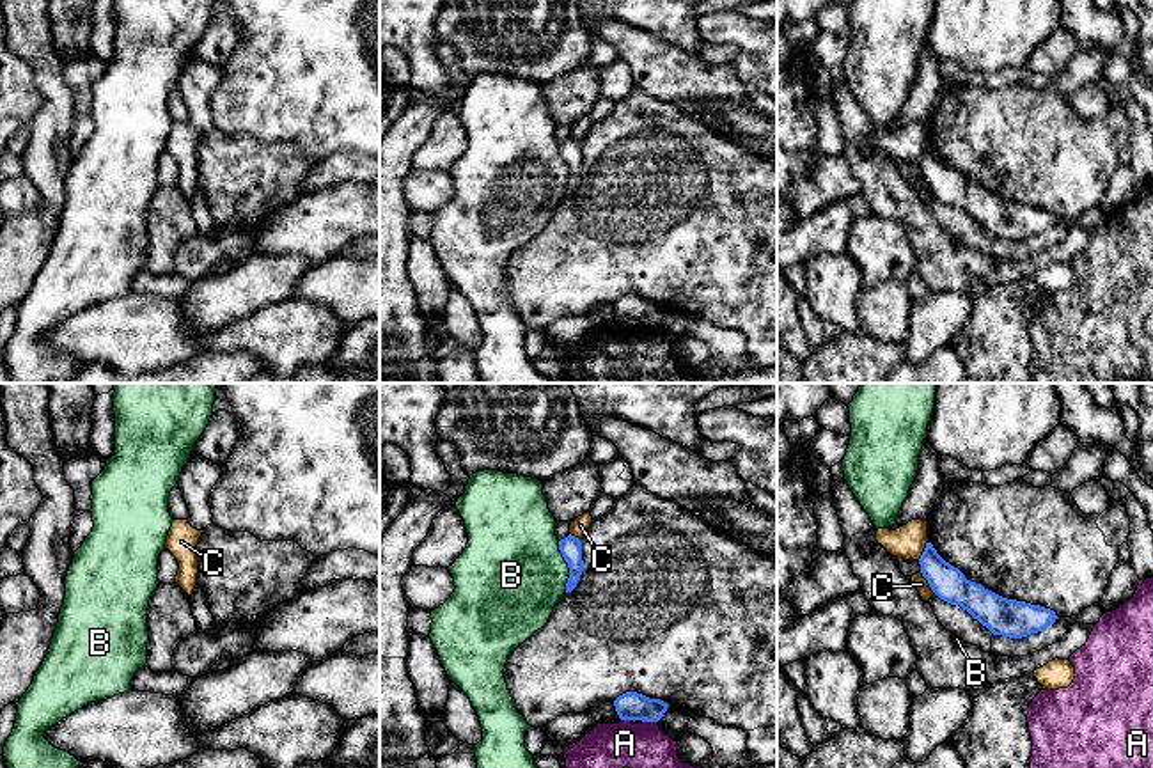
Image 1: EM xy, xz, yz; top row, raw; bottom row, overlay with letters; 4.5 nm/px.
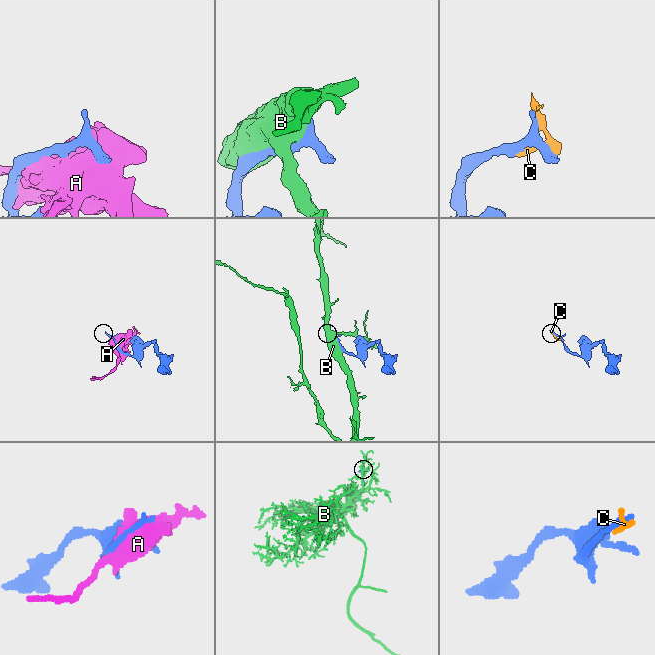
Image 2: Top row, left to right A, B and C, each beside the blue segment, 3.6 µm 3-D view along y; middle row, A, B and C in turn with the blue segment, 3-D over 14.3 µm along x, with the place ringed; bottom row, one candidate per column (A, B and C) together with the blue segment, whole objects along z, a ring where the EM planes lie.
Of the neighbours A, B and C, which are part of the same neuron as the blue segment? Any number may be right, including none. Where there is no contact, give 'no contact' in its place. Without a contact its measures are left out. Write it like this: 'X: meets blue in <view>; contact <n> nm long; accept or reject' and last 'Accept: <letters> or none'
A: meets blue in xz; contact 70 nm long; reject
B: meets blue in xz; contact 240 nm long; reject
C: meets blue in yz; contact 130 nm long; reject
Accept: none

